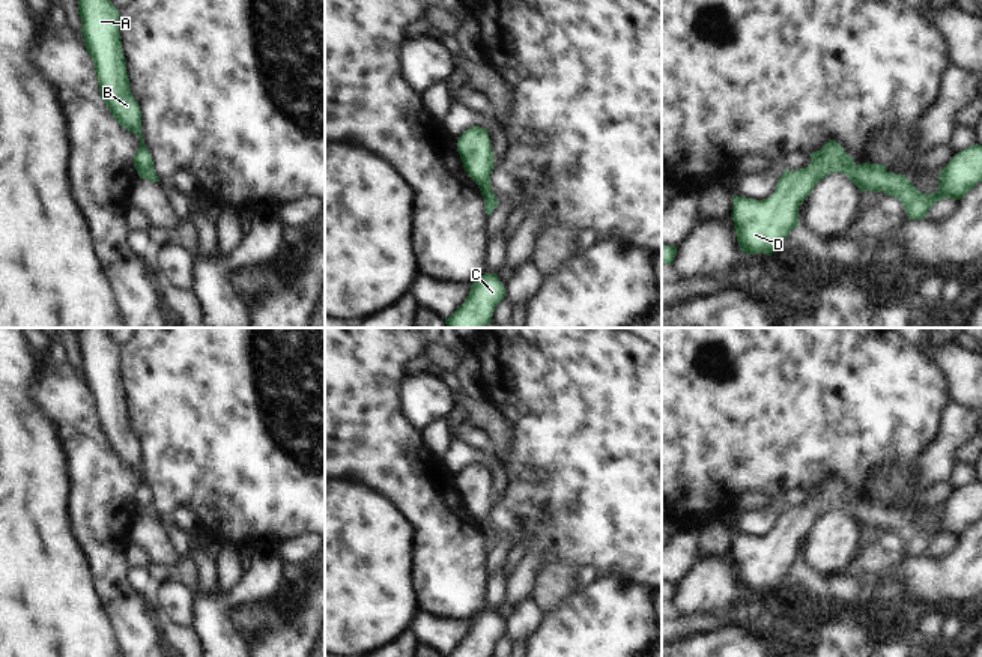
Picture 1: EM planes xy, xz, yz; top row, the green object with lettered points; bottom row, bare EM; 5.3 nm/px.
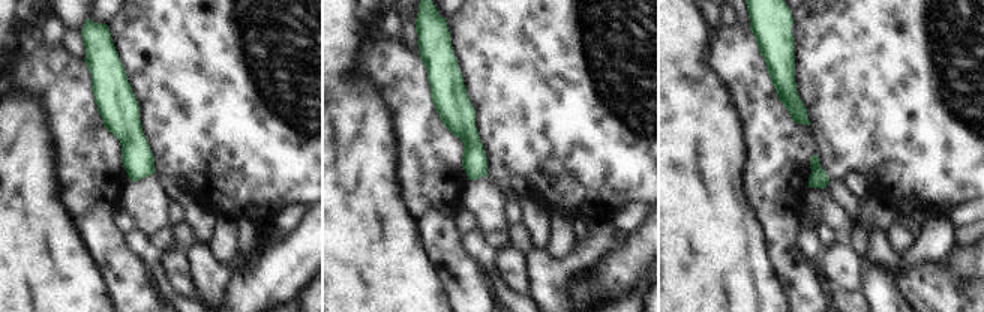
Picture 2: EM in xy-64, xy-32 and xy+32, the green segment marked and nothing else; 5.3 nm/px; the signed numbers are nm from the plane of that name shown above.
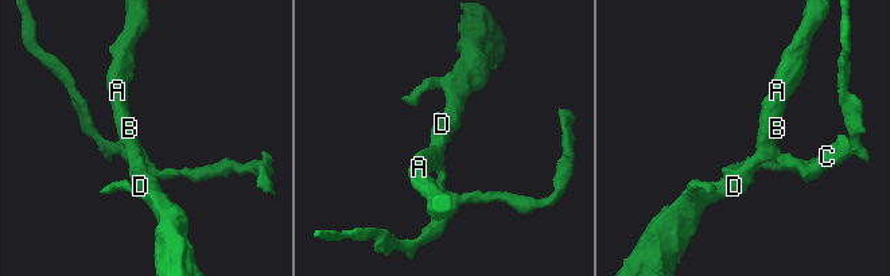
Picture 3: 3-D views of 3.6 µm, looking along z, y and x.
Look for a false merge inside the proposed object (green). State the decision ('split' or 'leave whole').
split

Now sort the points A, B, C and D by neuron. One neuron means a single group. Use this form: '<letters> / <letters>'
A B D / C

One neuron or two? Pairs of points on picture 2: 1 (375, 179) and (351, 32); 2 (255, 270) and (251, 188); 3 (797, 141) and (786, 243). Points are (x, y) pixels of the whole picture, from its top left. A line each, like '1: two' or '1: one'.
1: one
2: two
3: one

